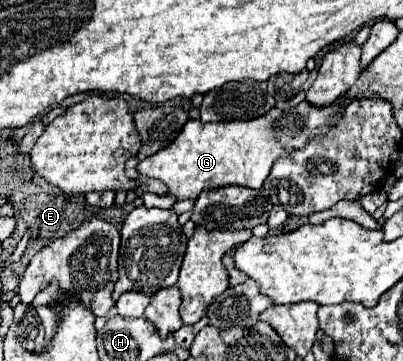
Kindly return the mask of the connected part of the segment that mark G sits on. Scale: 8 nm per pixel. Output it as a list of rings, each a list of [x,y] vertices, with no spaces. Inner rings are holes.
[[[302,101],[290,111],[270,109],[266,115],[250,121],[202,123],[200,119],[190,119],[172,145],[138,163],[138,173],[164,181],[170,187],[170,195],[178,199],[196,199],[204,189],[220,185],[260,189],[278,157],[292,149],[304,149],[308,141],[330,129],[328,119],[336,115],[336,109],[338,103],[314,107]]]

